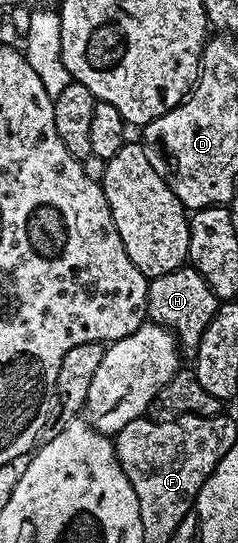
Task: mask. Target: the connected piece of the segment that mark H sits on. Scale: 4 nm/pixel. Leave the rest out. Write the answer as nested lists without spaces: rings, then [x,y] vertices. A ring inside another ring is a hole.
[[[183,265],[172,273],[164,273],[149,280],[146,289],[146,310],[149,318],[158,326],[165,327],[183,352],[197,352],[200,337],[204,337],[204,329],[208,329],[219,302],[193,265]]]

